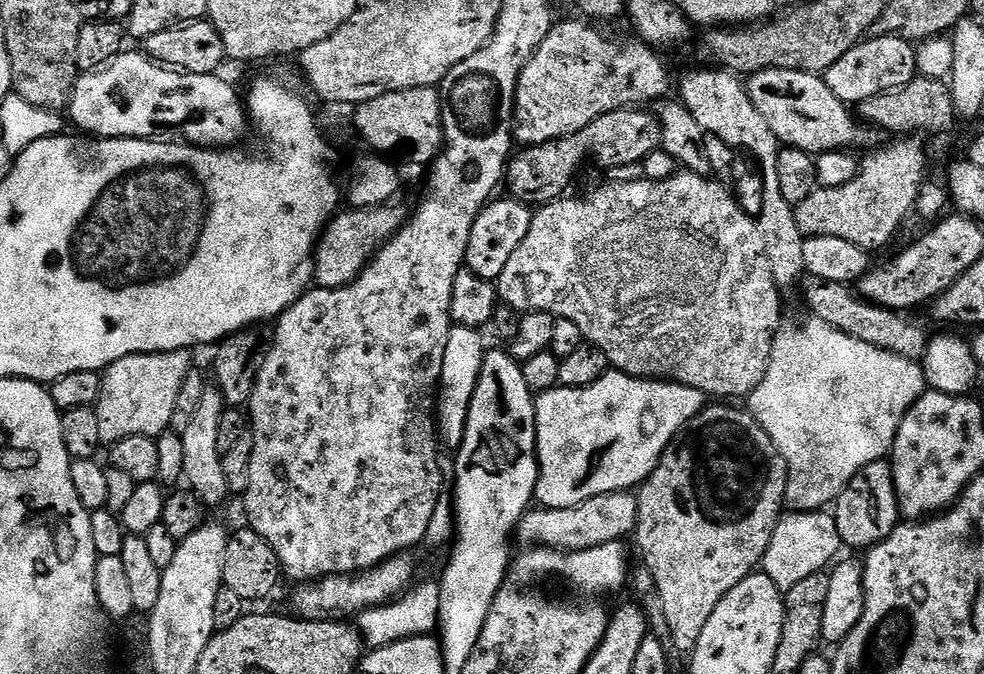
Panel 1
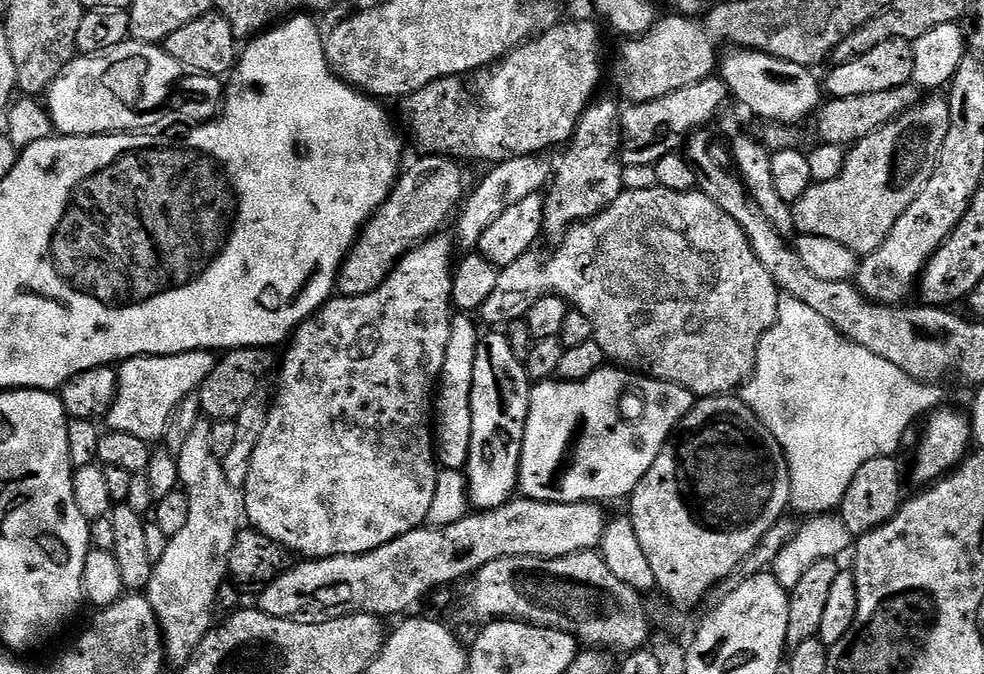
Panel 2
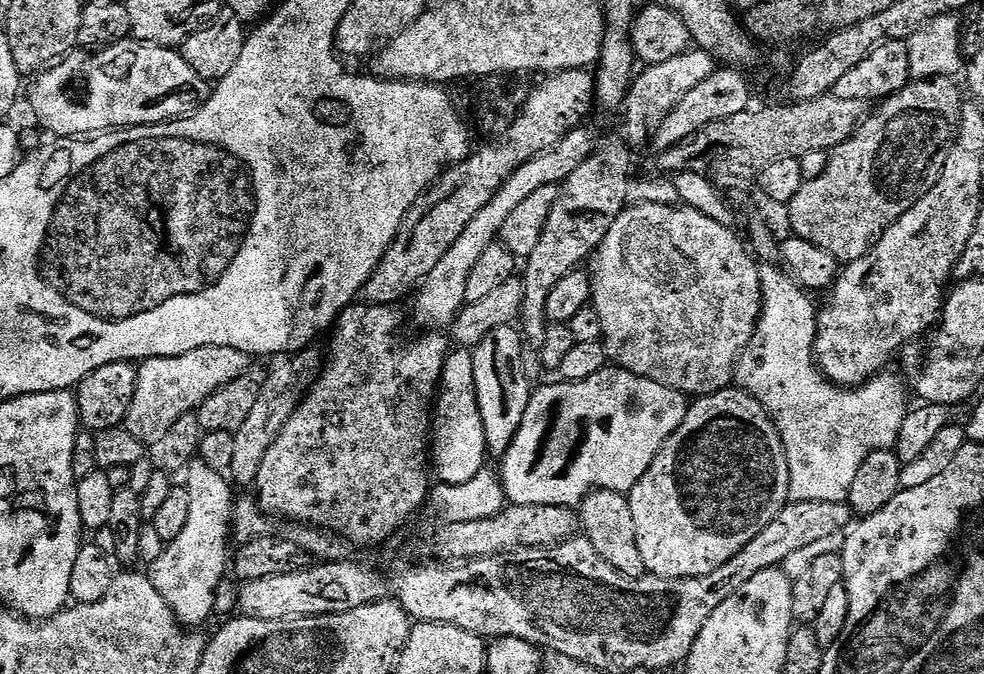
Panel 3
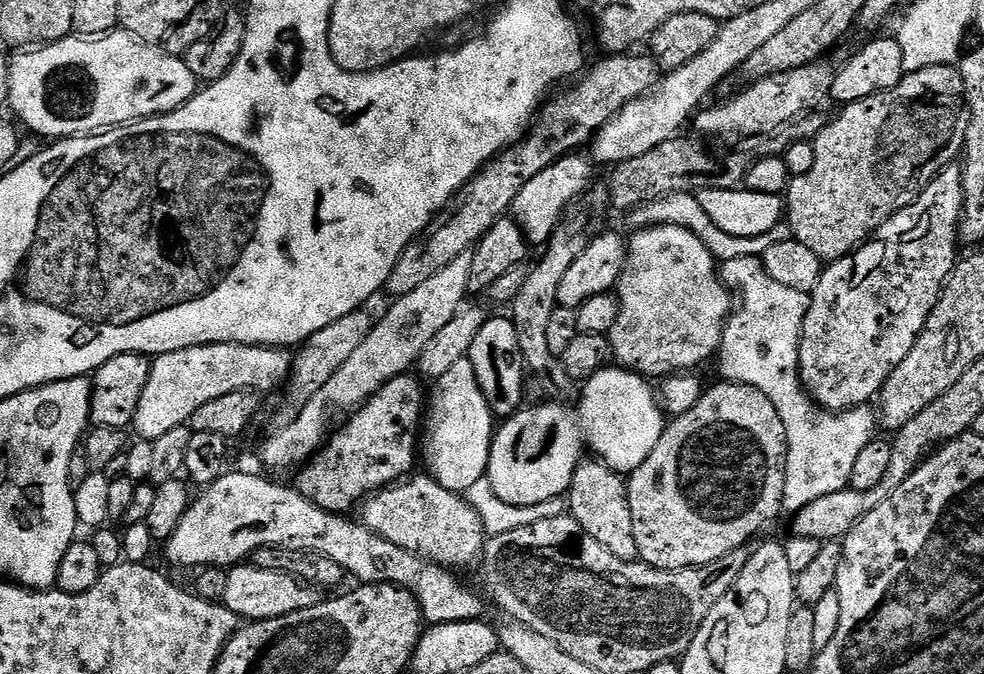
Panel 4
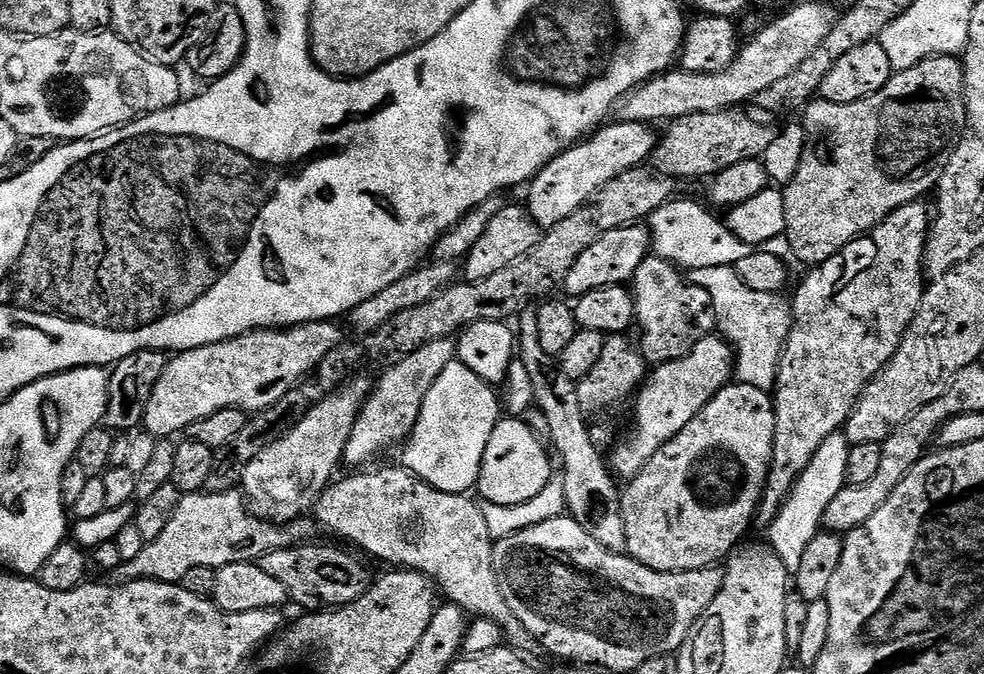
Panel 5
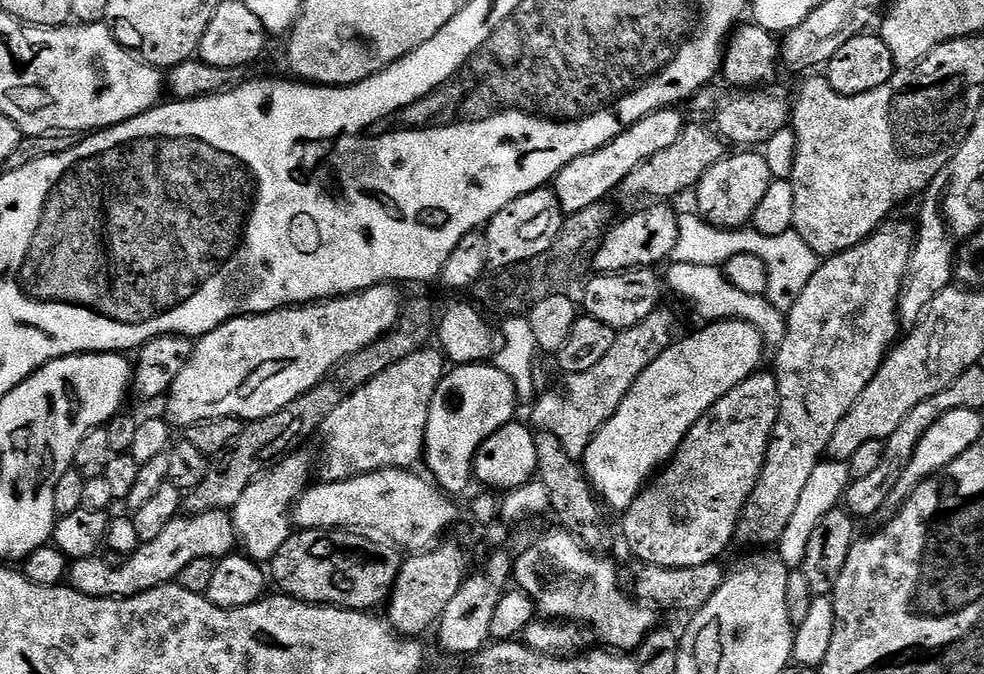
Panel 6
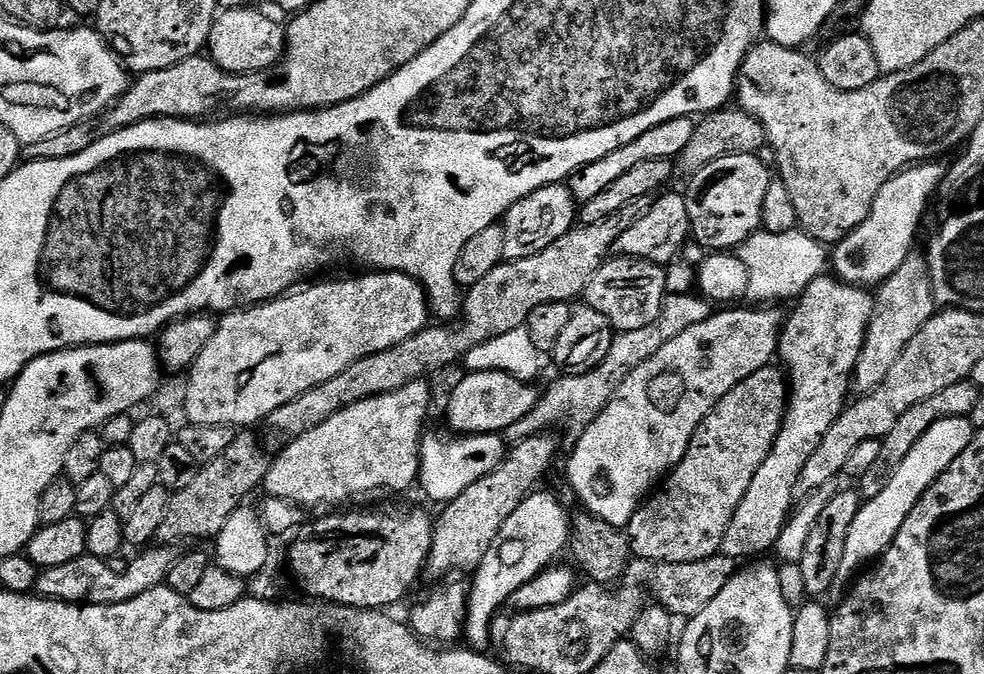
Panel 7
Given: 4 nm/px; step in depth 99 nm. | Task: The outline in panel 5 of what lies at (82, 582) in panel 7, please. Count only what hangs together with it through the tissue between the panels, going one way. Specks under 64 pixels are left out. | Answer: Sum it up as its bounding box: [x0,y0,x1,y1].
[118,490,317,584]

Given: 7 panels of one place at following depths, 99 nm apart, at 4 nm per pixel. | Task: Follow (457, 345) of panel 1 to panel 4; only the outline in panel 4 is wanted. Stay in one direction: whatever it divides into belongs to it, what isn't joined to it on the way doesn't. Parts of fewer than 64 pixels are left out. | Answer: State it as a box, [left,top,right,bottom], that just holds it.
[422,358,494,494]

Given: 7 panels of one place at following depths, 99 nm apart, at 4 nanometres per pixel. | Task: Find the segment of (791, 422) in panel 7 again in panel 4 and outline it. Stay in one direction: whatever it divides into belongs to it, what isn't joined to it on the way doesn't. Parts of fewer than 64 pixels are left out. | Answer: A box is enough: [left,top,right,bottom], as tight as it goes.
[800,162,964,414]

